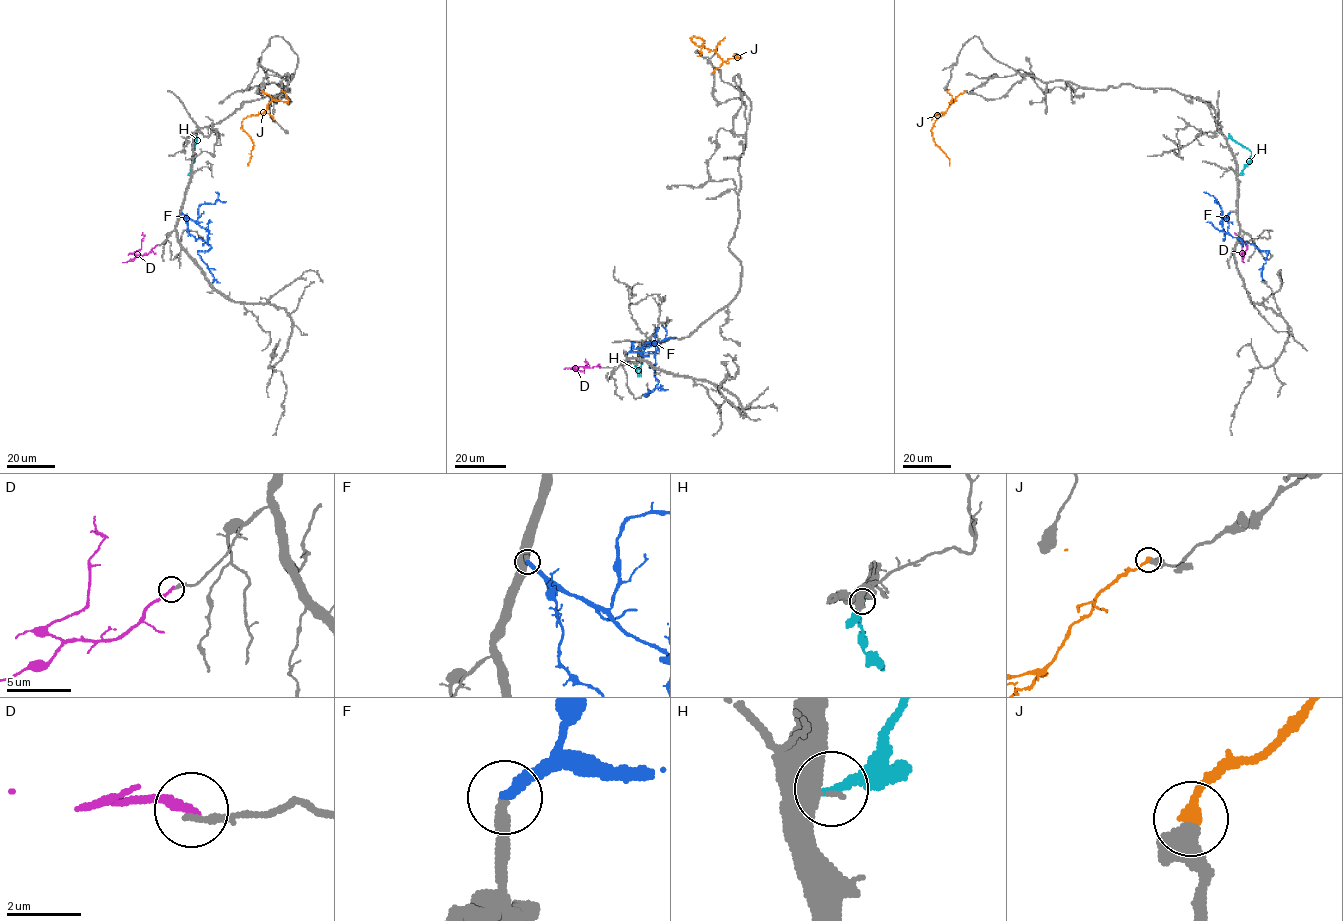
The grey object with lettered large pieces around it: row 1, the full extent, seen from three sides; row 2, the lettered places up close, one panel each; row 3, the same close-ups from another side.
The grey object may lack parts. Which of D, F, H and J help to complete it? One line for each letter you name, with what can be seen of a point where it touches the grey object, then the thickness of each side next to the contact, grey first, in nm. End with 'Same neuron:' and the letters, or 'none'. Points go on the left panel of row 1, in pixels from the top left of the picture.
F: Touches grey at (181, 212). Thickness 320 nm (grey) against 320 nm
Same neuron: F

